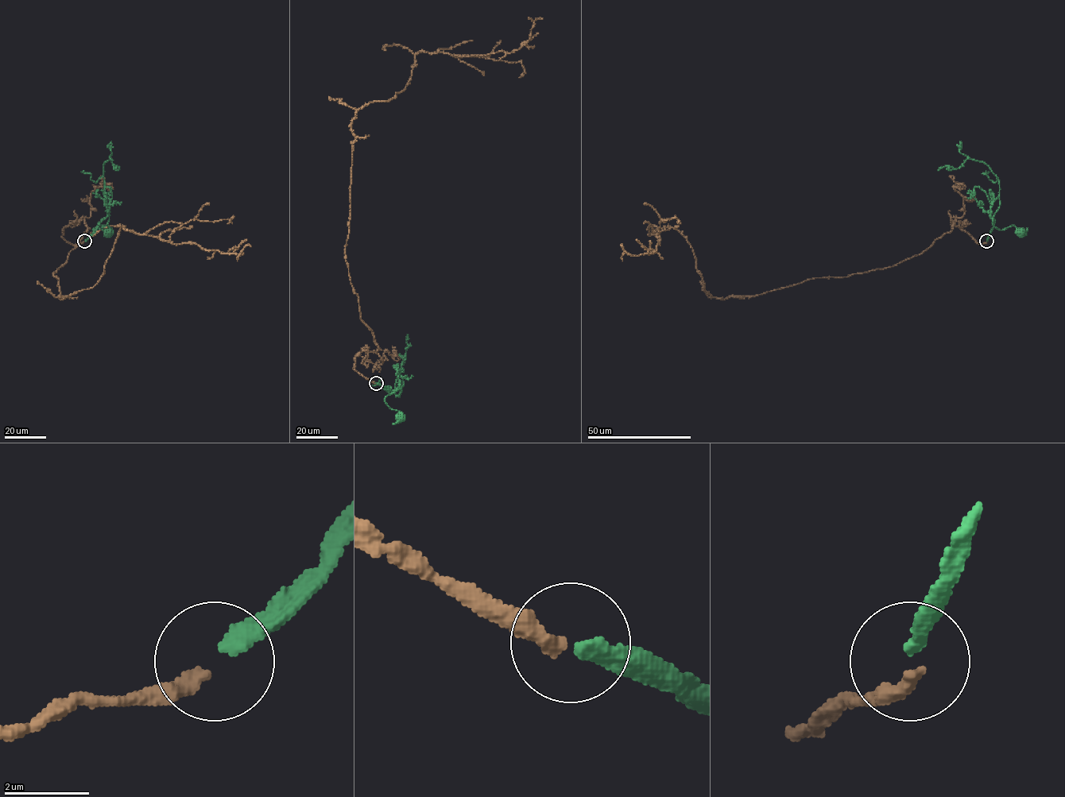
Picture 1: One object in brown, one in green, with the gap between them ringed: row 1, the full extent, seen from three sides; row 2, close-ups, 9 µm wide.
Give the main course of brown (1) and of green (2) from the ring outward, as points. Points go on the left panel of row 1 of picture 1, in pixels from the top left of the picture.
1: (84, 241), (63, 229), (87, 228), (53, 273), (60, 299), (97, 282), (121, 227), (240, 256), (250, 246)
2: (84, 241), (106, 216), (109, 206), (107, 198), (109, 221), (103, 226), (93, 230), (106, 225), (109, 233)

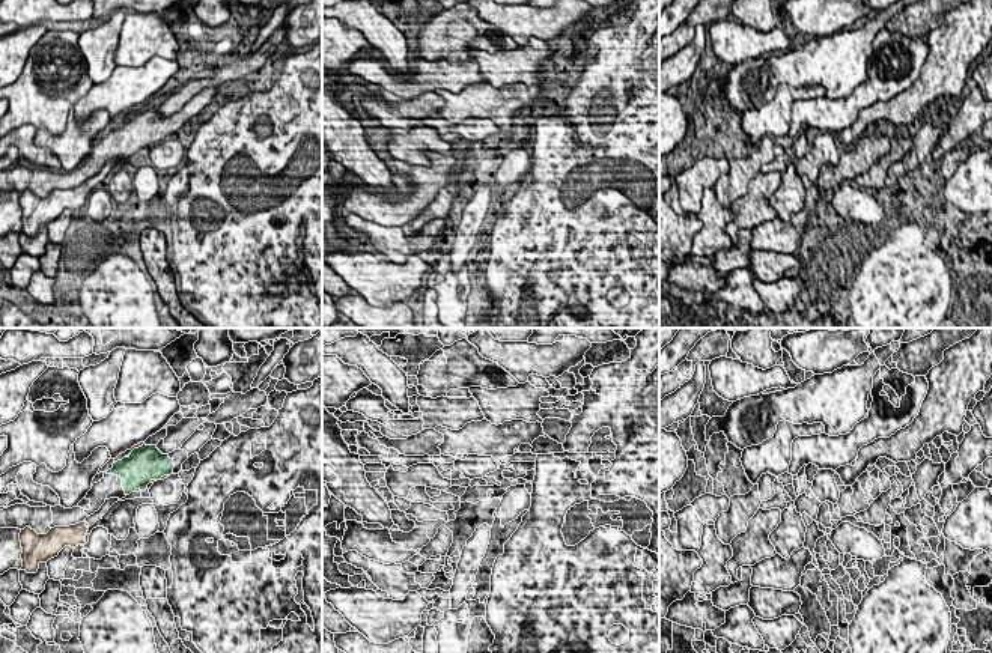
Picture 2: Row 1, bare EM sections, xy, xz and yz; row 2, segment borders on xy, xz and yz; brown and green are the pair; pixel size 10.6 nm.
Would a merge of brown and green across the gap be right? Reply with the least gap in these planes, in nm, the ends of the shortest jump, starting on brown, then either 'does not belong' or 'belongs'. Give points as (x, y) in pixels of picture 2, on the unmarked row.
550 nm | xy (85, 185), (125, 157) | does not belong

